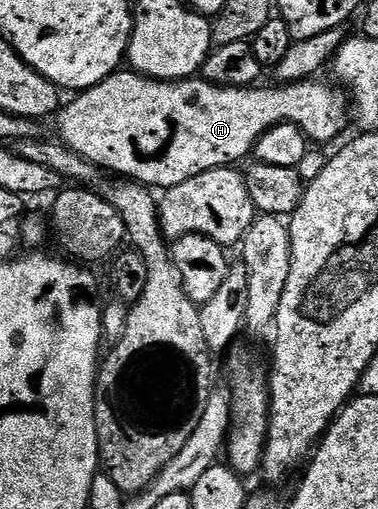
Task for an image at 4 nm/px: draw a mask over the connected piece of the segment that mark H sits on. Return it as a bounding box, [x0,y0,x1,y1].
[55,71,351,191]

